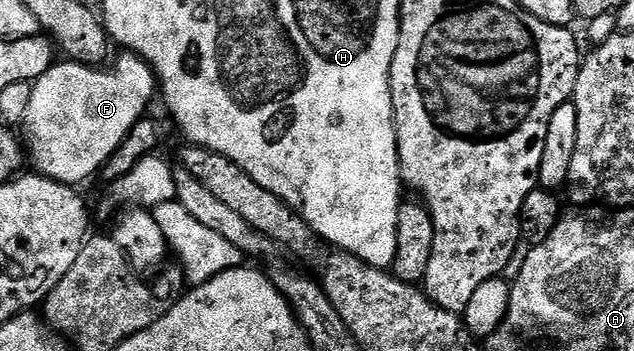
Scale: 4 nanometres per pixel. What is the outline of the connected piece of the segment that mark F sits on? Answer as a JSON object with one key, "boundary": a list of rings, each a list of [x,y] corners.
{"boundary":[[[133,53],[116,59],[114,67],[105,69],[58,61],[32,85],[24,143],[37,174],[71,185],[95,178],[126,134],[149,112],[150,102],[156,99],[154,71]]]}

